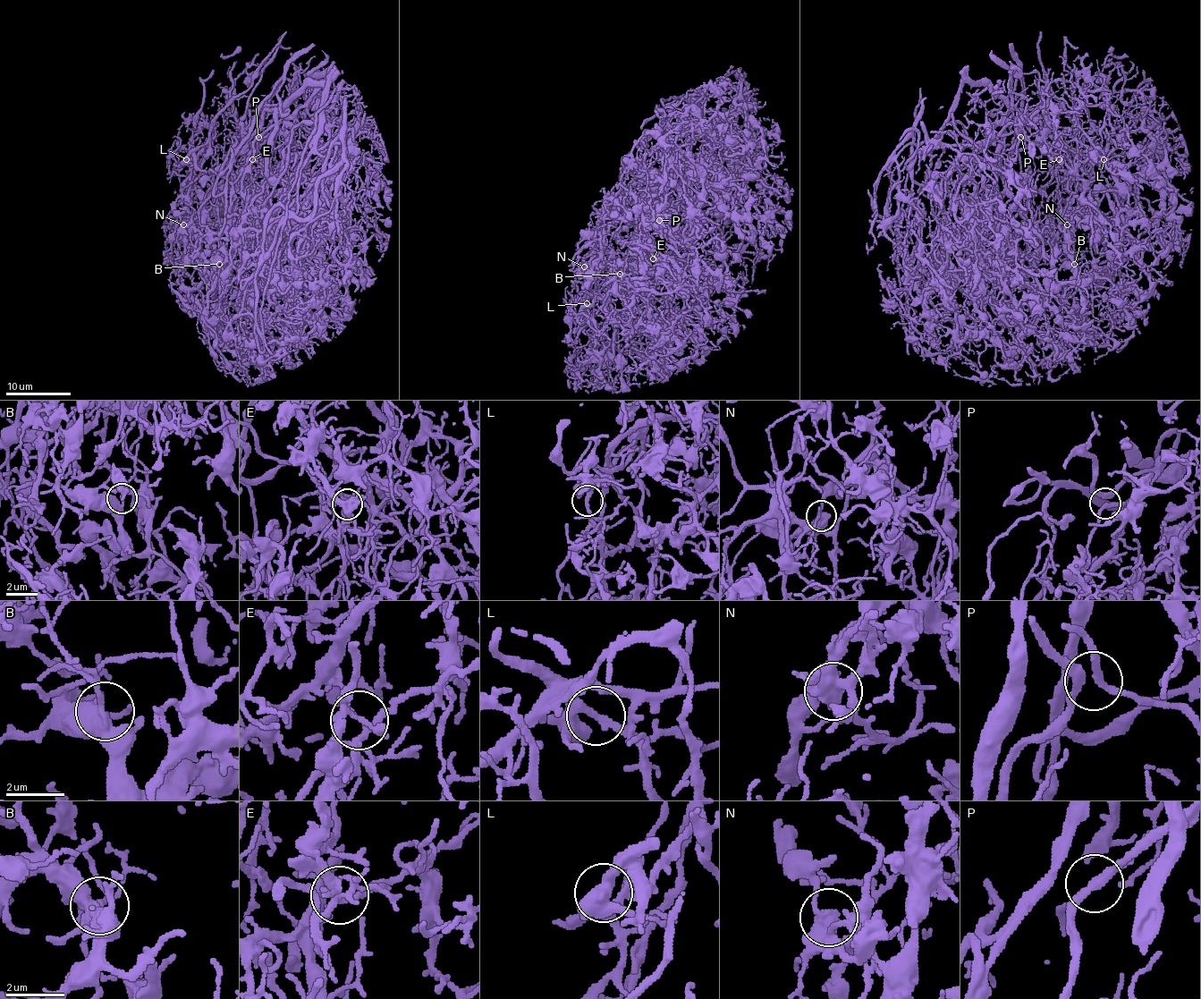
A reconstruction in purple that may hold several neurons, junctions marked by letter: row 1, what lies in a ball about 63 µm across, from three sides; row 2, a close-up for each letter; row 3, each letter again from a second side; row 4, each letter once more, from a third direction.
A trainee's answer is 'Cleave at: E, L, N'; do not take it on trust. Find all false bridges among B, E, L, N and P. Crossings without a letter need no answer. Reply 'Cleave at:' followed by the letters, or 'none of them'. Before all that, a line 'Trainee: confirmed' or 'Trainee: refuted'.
Trainee: confirmed
Cleave at: E, L, N

